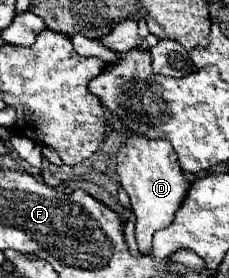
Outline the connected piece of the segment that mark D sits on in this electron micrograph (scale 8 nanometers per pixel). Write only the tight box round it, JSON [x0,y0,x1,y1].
[118,134,190,254]

